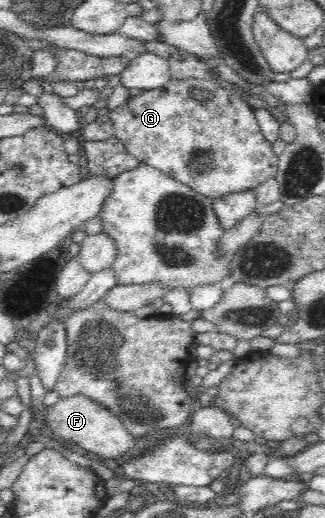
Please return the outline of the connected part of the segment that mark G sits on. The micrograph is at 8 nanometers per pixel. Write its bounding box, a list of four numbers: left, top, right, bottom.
[108,78,279,202]

